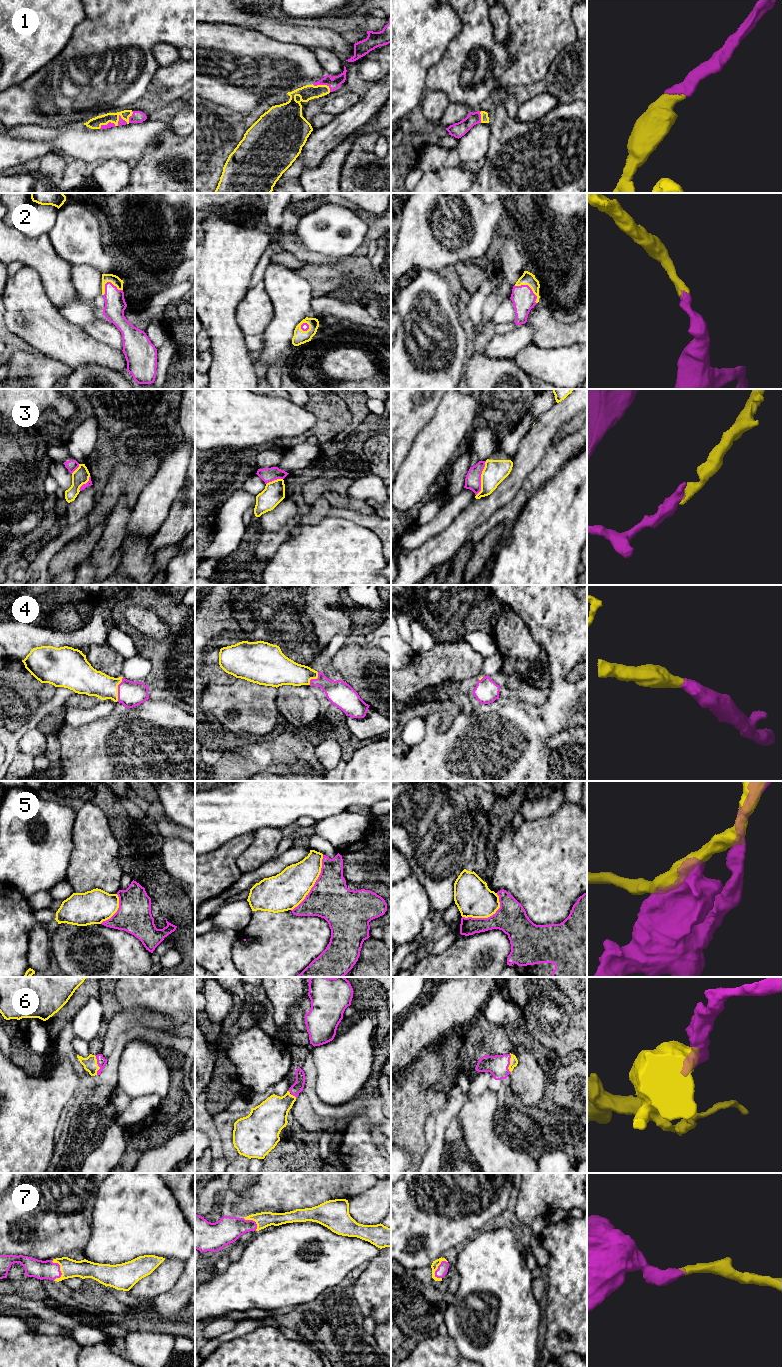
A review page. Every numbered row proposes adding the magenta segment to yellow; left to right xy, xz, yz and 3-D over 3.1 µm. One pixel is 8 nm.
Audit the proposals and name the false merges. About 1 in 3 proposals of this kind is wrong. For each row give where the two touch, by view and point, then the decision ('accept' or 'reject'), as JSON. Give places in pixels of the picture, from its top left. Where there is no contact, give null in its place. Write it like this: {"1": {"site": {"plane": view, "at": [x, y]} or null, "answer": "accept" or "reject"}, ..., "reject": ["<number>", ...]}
{"1": {"site": {"plane": "xz", "at": [322, 85]}, "answer": "accept"}, "2": {"site": {"plane": "yz", "at": [530, 287]}, "answer": "accept"}, "3": {"site": {"plane": "yz", "at": [481, 478]}, "answer": "reject"}, "4": {"site": {"plane": "xy", "at": [117, 689]}, "answer": "accept"}, "5": {"site": {"plane": "xz", "at": [314, 883]}, "answer": "reject"}, "6": {"site": {"plane": "xy", "at": [97, 1065]}, "answer": "accept"}, "7": {"site": {"plane": "xy", "at": [60, 1270]}, "answer": "accept"}, "reject": ["3", "5"]}

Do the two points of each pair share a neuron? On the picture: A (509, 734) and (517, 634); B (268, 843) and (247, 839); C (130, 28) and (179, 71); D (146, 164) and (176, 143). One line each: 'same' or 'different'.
A: different
B: different
C: different
D: same

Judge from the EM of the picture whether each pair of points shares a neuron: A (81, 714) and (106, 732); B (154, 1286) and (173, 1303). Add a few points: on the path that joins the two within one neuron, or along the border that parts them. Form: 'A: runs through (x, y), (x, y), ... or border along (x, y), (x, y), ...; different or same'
A: border along (112, 710), (108, 714), (87, 723), (69, 726); different
B: border along (180, 1277), (168, 1290), (143, 1303); different

